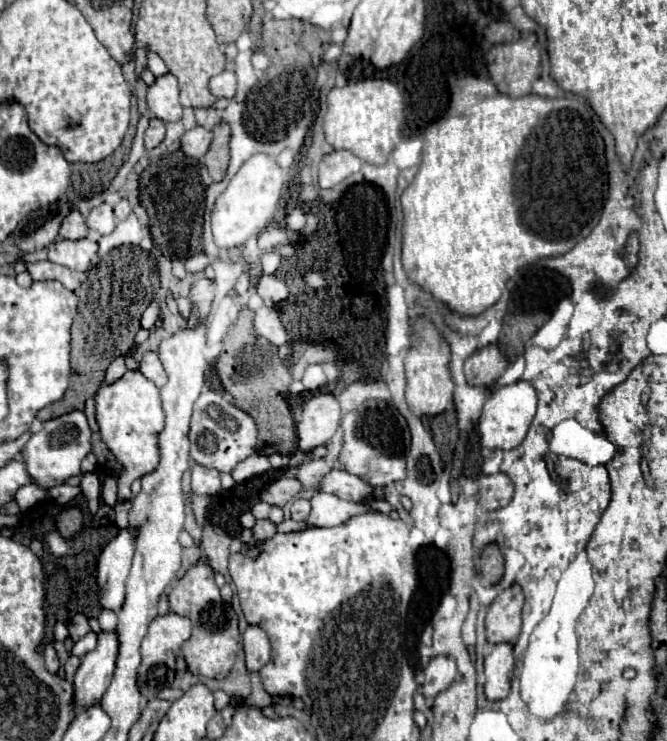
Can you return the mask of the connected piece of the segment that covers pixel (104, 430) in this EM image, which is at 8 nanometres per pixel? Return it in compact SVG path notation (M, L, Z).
M126 371L122 379L112 385L102 385L96 393L96 419L106 447L122 465L118 477L118 499L130 499L132 481L152 473L160 461L158 435L164 429L164 409L160 405L160 391L140 371Z

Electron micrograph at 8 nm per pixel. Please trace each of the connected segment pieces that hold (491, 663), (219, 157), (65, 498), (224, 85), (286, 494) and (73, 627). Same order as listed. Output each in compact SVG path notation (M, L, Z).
M510 643L492 645L488 657L484 659L484 675L486 675L486 697L490 701L500 701L510 693L514 673L514 647Z
M220 123L214 127L214 139L206 153L206 167L210 177L218 183L224 179L228 161L230 161L230 127L226 123Z
M56 485L50 489L50 497L60 505L66 505L76 495L78 495L78 487L70 487L70 485Z
M226 69L226 71L218 73L218 75L214 75L210 79L210 91L216 97L228 97L228 99L232 99L234 93L236 93L236 73Z
M284 477L284 479L274 481L268 489L264 489L260 499L270 503L270 505L284 507L298 493L302 493L302 483L298 479L294 479L294 477Z
M76 615L76 617L70 621L70 625L68 625L68 631L70 631L70 637L72 637L74 641L82 639L82 637L84 637L84 635L90 631L88 619L86 619L84 615Z

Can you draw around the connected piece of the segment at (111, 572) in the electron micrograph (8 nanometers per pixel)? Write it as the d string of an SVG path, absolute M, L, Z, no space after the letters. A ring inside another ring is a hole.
M136 527L122 529L104 547L98 559L98 589L100 589L100 605L104 609L118 611L124 603L126 579L132 567L136 537L138 537Z

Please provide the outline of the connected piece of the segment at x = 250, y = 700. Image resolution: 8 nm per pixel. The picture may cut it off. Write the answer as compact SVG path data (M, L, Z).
M248 672L252 682L252 694L244 701L245 705L258 708L272 705L272 697L264 691L258 672Z

